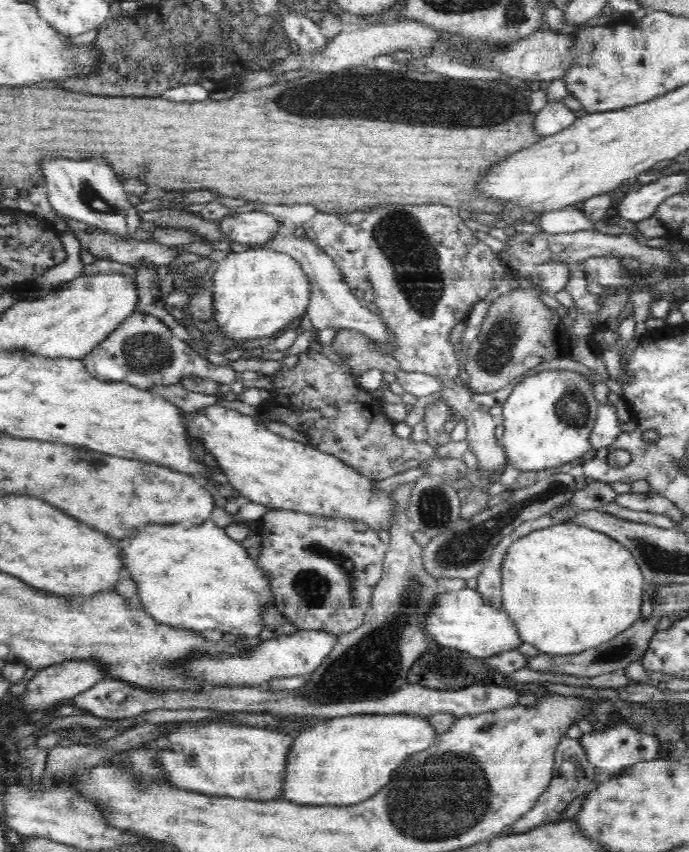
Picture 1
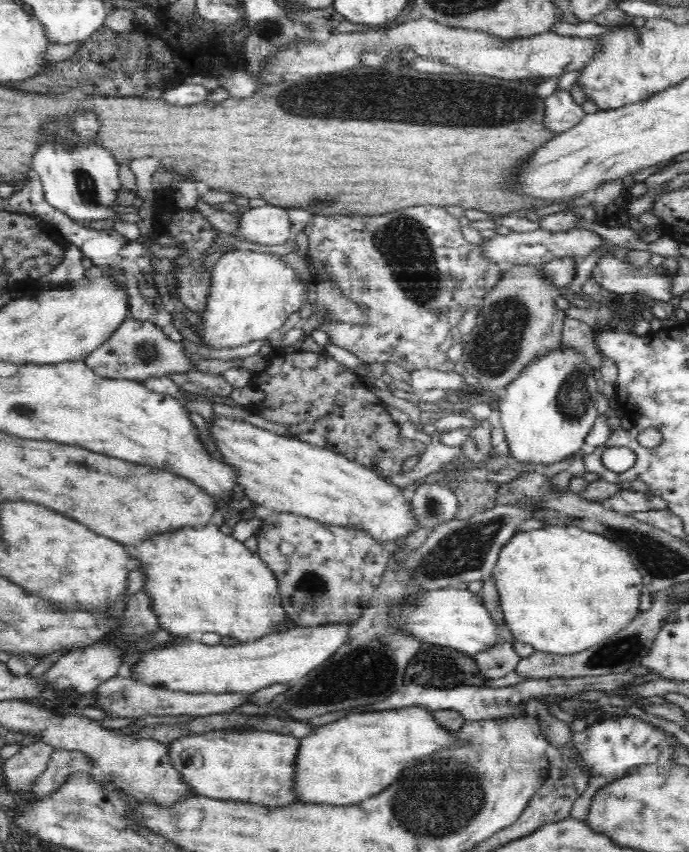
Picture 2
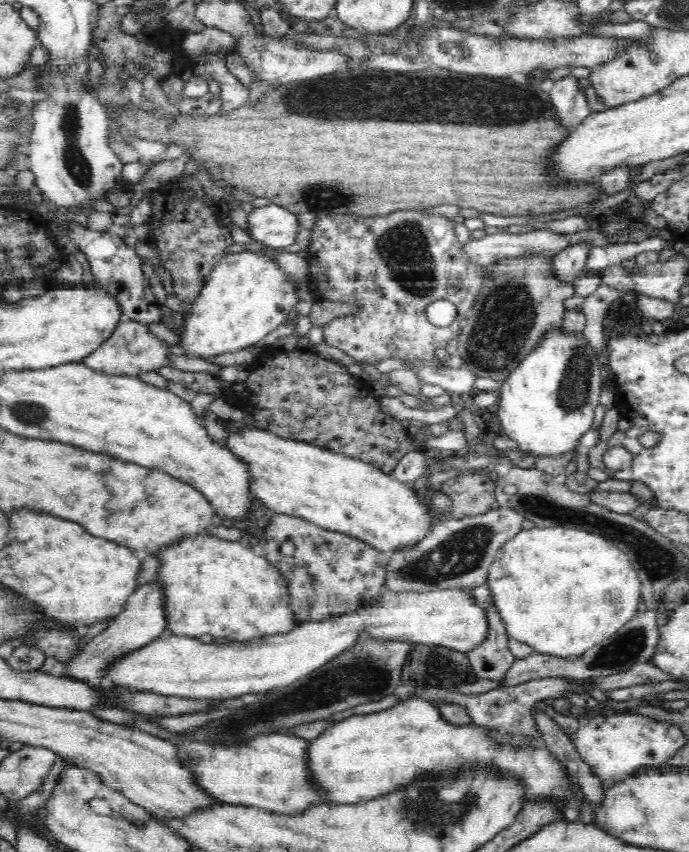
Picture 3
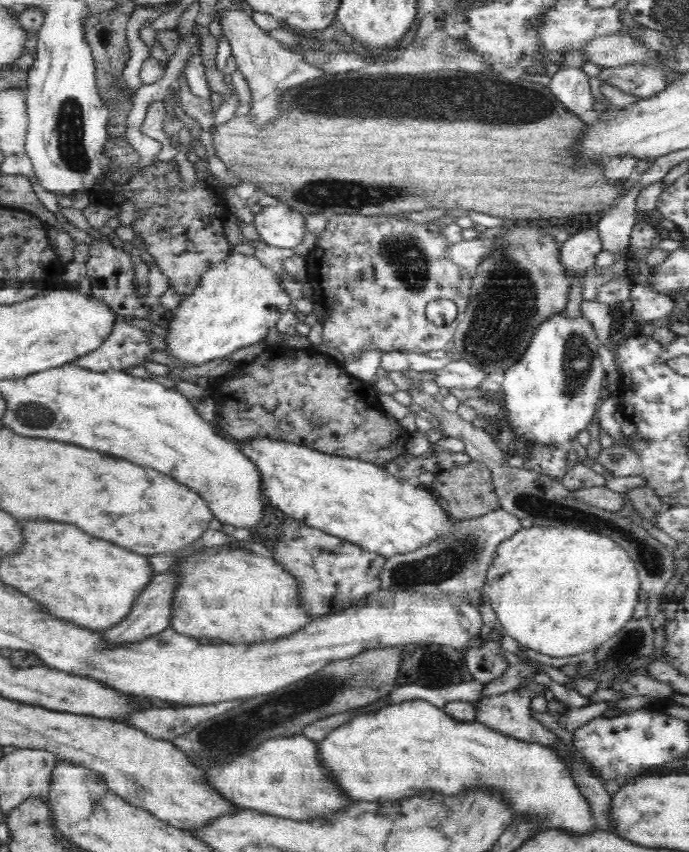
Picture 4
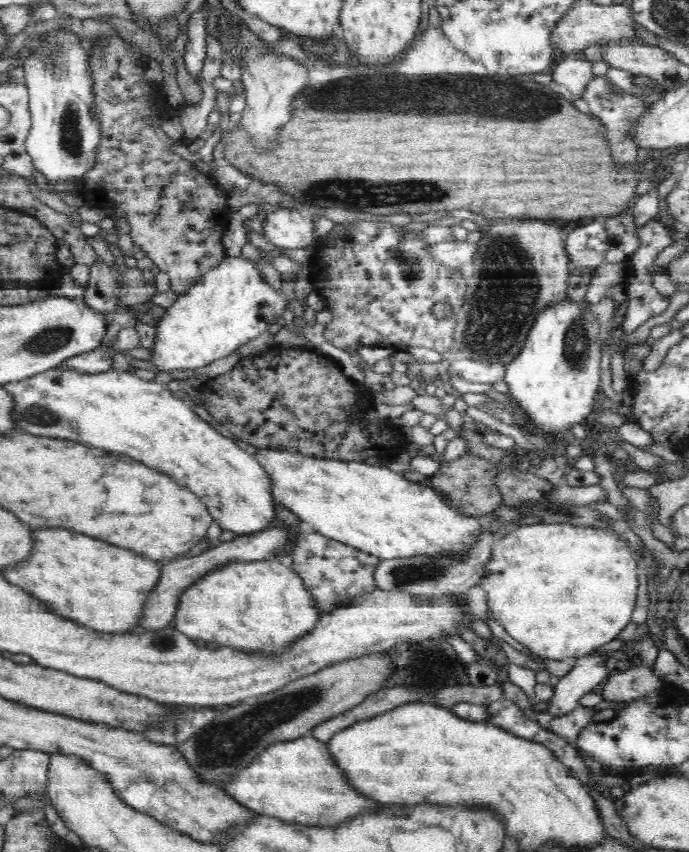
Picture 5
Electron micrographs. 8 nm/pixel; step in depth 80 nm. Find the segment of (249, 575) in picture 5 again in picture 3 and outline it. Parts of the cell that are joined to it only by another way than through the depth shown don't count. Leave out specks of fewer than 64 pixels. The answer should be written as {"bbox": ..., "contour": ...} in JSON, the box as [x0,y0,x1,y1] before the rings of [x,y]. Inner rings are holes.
{"bbox":[158,533,300,642],"contour":[[[196,533],[182,538],[180,544],[171,543],[160,552],[162,570],[158,574],[164,586],[163,614],[168,620],[168,632],[176,636],[199,638],[209,634],[212,637],[227,638],[230,642],[247,642],[266,636],[291,632],[300,623],[288,606],[287,583],[268,559],[256,555],[242,546],[242,541],[226,542],[206,534]]]}

